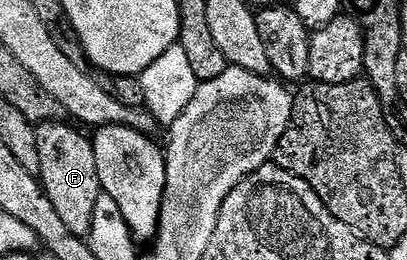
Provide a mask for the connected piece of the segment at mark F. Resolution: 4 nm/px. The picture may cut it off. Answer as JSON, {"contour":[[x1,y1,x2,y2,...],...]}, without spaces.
{"contour":[[58,120,36,125,40,164,38,177,43,191,59,215,59,220,70,229,72,235,85,238,94,223,96,201,103,191,90,137,83,136,80,129,64,122,66,121]]}

